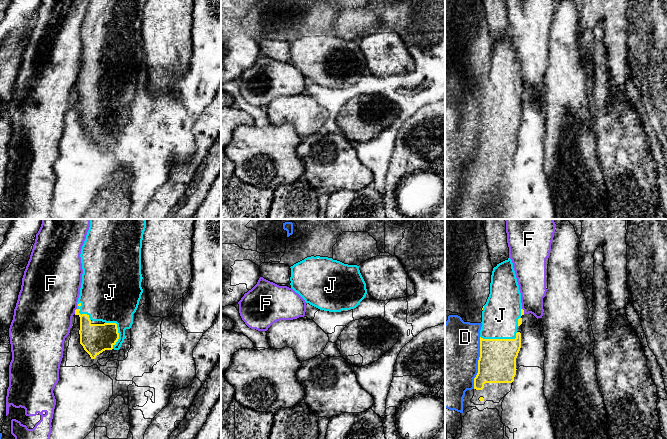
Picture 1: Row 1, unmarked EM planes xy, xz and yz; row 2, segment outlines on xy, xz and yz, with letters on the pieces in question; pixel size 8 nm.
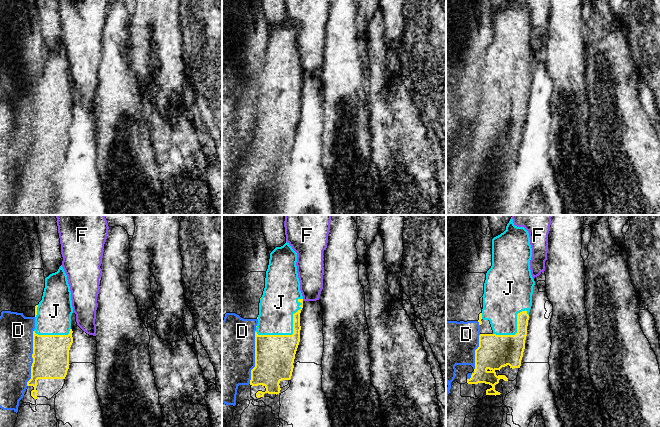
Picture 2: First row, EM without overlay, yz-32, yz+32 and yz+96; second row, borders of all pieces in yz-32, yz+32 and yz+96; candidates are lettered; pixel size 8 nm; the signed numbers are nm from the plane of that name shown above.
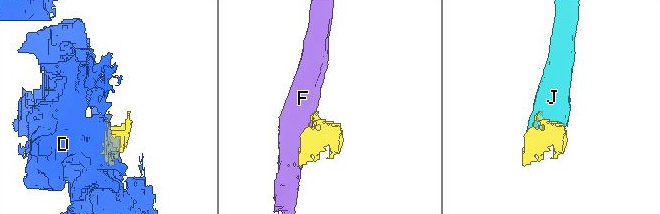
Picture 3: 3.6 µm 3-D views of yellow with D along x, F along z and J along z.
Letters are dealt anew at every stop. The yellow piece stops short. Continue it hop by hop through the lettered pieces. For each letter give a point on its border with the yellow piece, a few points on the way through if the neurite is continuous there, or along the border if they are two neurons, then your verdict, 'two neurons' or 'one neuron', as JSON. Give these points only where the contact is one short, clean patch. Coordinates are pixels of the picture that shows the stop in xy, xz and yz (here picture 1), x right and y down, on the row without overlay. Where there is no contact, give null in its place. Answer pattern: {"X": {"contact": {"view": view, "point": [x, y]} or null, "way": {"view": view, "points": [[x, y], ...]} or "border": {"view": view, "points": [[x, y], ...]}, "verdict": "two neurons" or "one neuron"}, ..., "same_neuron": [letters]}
{"D": {"contact": {"view": "yz", "point": [478, 139]}, "verdict": "two neurons"}, "F": {"contact": {"view": "xy", "point": [75, 87]}, "border": {"view": "xy", "points": [[76, 84], [74, 89]]}, "verdict": "two neurons"}, "J": {"contact": {"view": "yz", "point": [500, 115]}, "verdict": "one neuron"}, "same_neuron": ["J"]}

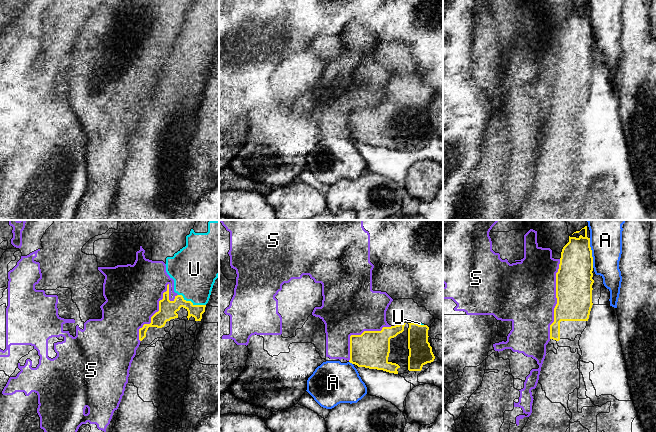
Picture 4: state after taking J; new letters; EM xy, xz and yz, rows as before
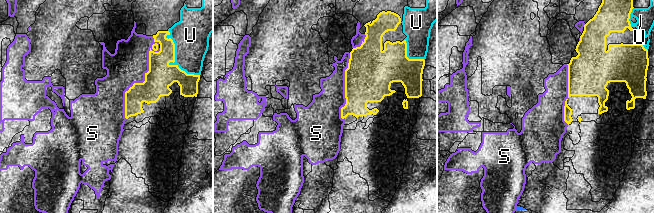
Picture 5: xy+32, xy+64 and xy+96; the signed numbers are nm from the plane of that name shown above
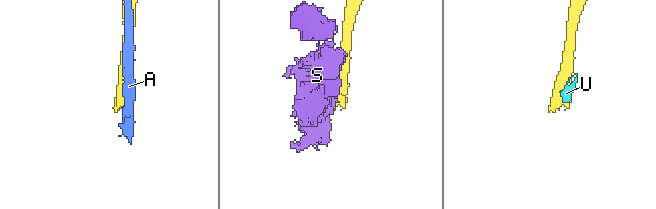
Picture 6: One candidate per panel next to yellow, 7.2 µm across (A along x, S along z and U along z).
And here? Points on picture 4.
{"A": {"contact": {"view": "yz", "point": [591, 29]}, "verdict": "two neurons"}, "S": {"contact": {"view": "xy", "point": [154, 90]}, "verdict": "two neurons"}, "U": {"contact": {"view": "xy", "point": [191, 78]}, "verdict": "two neurons"}, "same_neuron": []}

